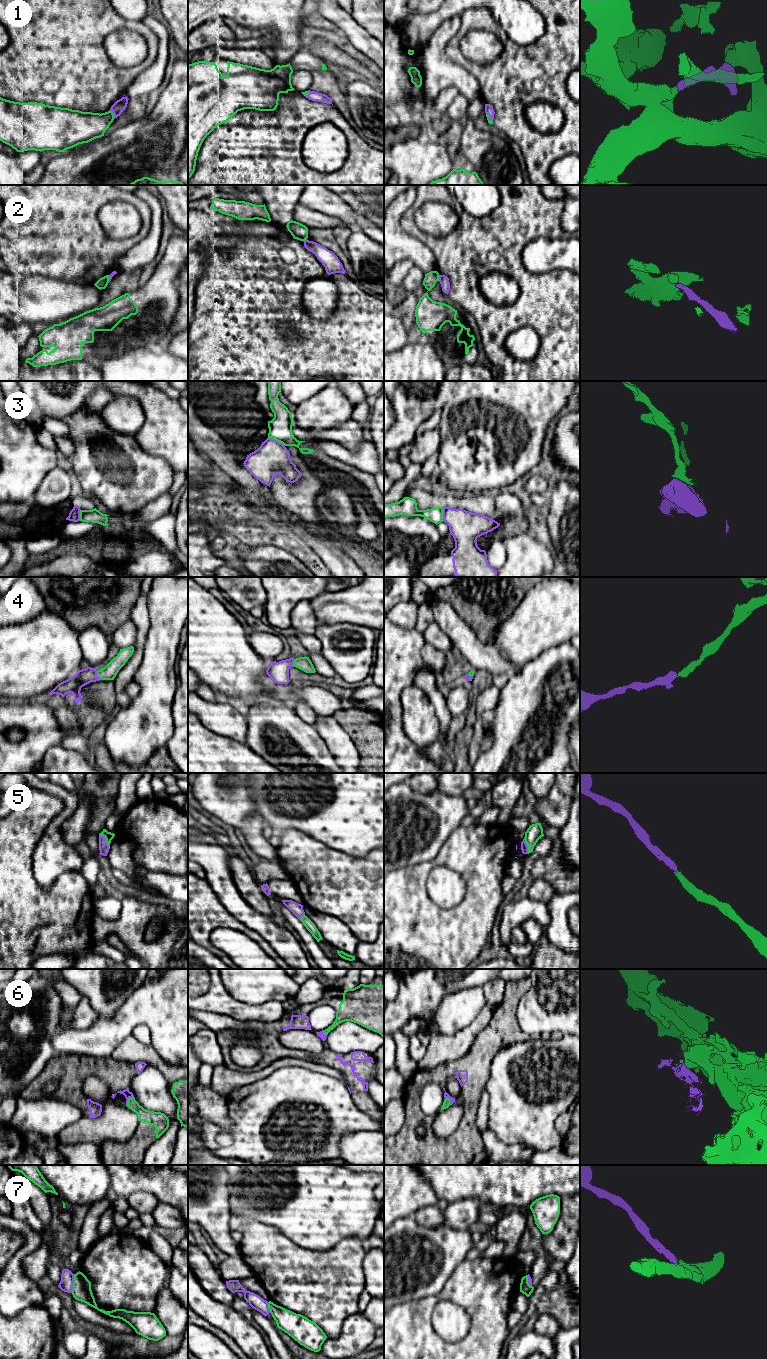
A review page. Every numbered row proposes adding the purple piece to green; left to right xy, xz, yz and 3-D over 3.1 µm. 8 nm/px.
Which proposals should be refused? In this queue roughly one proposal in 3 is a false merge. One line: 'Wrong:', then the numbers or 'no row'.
Wrong: 2, 3, 7

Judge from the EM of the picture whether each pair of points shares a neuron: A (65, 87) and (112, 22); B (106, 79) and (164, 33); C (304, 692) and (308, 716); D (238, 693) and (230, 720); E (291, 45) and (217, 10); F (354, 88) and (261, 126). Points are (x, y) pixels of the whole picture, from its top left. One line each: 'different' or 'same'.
A: same
B: different
C: different
D: different
E: same
F: different

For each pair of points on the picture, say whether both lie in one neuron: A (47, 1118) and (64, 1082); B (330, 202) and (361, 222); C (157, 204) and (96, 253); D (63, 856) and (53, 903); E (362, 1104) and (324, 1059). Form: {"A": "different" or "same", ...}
{"A": "different", "B": "same", "C": "different", "D": "different", "E": "same"}

